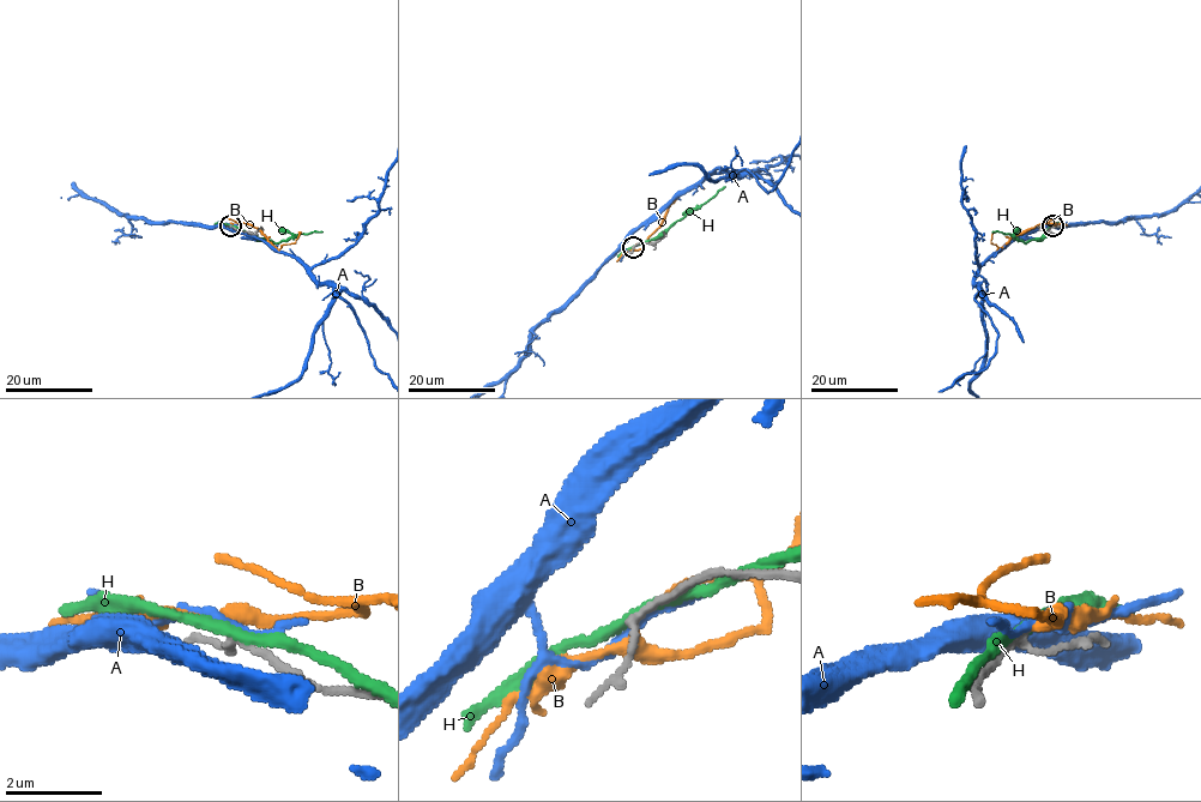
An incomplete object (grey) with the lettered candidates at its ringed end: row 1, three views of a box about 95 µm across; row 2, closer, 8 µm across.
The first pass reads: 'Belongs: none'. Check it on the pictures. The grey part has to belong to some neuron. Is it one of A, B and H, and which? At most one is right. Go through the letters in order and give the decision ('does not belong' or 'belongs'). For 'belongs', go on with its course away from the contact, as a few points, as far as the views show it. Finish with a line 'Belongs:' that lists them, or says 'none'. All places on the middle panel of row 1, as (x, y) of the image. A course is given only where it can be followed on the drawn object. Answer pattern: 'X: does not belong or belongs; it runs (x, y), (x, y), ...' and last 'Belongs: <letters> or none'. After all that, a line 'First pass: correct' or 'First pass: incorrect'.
A: does not belong
B: does not belong
H: does not belong
Belongs: none
First pass: correct

